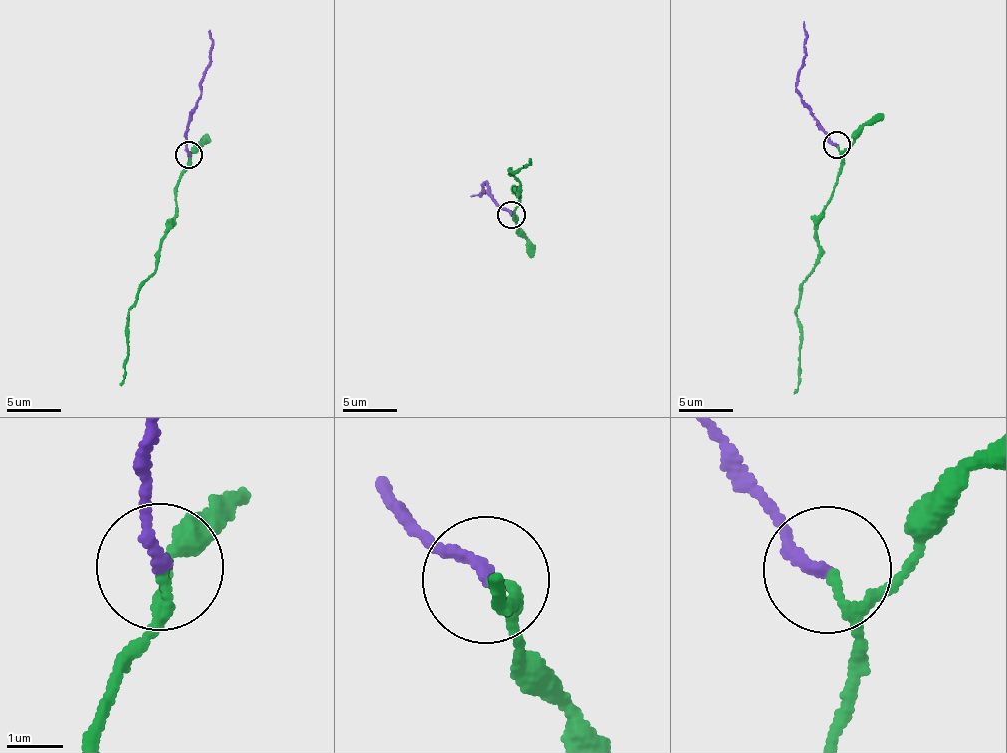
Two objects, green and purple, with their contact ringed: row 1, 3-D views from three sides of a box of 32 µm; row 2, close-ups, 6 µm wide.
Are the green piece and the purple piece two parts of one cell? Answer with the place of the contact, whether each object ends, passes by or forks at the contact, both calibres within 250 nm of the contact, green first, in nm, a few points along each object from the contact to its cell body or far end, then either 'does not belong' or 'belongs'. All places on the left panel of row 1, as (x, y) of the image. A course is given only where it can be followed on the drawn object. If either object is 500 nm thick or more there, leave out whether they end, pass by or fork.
place (189, 155); green passes by; purple ends; calibres 120 and 200 nm; course green (188, 157), (186, 171), (176, 192), (173, 224), (160, 243), (160, 261), (127, 311), (126, 363), (120, 386); course purple (188, 154), (185, 133), (201, 94), (201, 78), (210, 63), (212, 44), (207, 30); belongs

